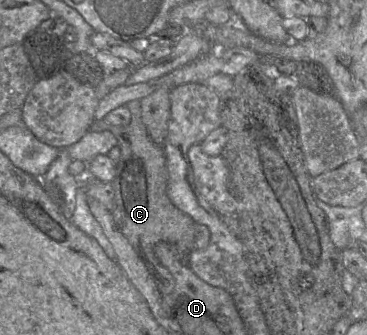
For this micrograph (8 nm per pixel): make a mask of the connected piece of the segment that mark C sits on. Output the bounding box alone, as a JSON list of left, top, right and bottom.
[89,100,195,296]

